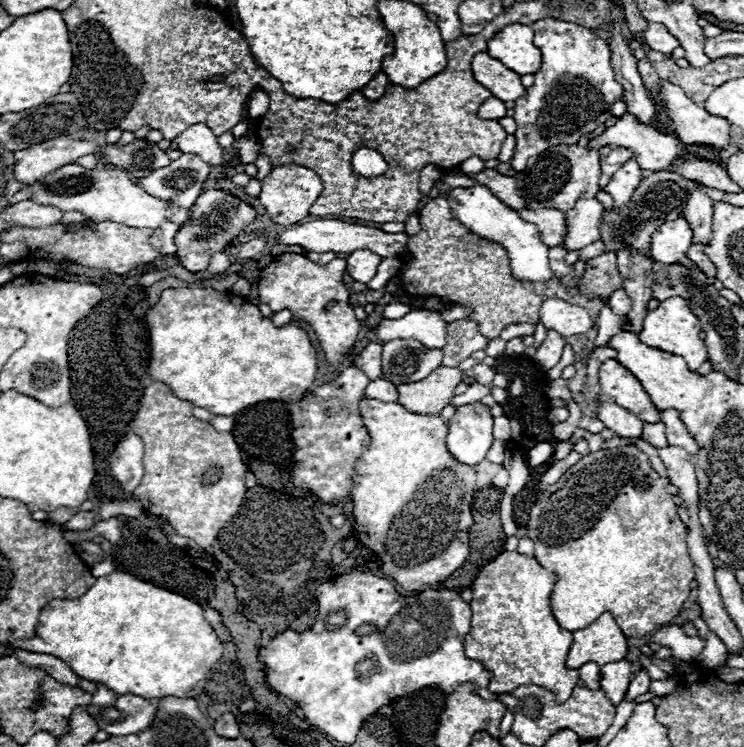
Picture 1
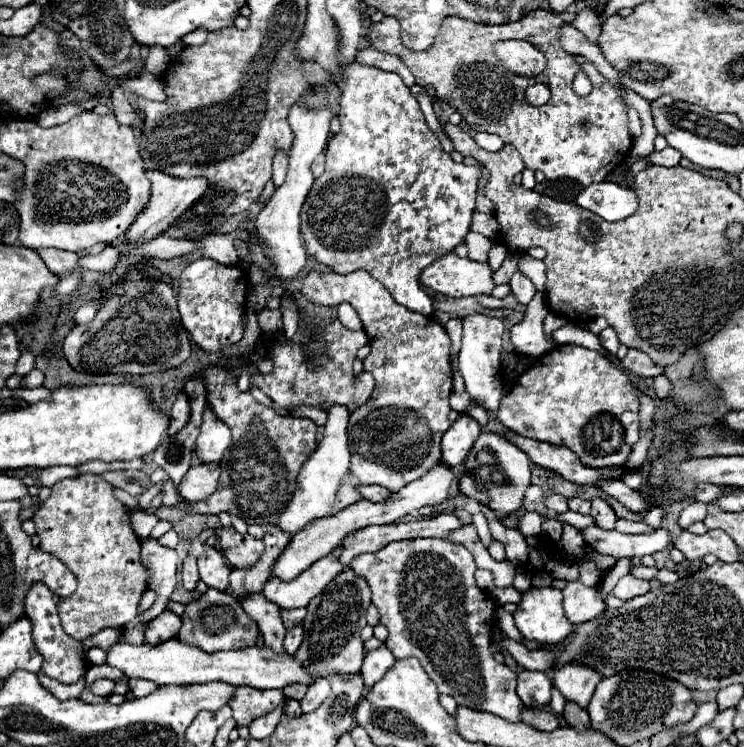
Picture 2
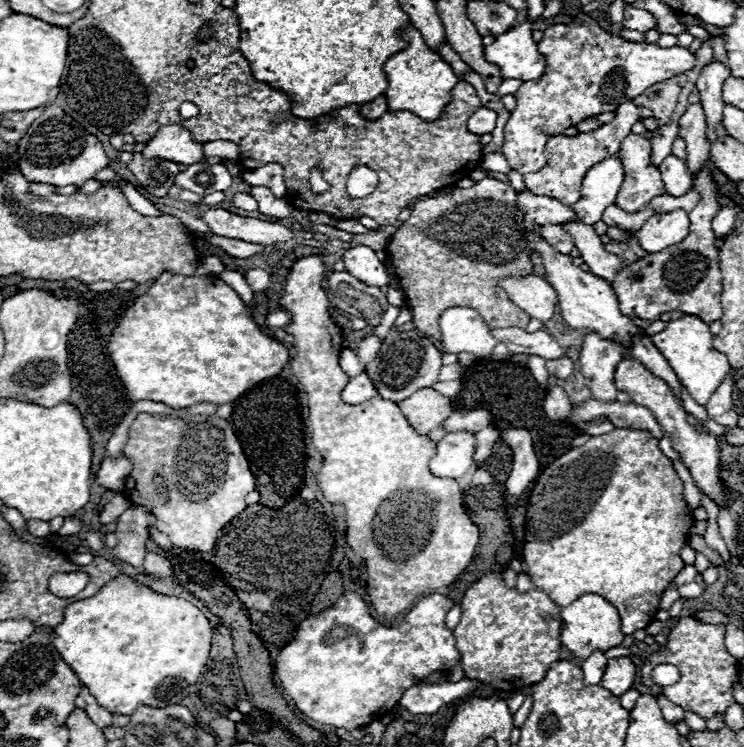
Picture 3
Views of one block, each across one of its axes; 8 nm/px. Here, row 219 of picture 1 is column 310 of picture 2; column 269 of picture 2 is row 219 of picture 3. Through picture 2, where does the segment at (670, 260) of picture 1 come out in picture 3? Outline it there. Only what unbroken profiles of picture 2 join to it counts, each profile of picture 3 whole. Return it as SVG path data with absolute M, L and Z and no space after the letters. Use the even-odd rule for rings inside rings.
M676 208L666 214L656 214L646 220L646 224L636 232L640 246L648 252L660 252L672 244L682 242L688 236L688 212Z

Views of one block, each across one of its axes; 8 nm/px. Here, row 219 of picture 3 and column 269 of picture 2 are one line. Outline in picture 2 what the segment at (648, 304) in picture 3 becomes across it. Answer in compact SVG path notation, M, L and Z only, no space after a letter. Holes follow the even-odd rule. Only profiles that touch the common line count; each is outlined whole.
M246 686L246 688L238 688L228 704L234 712L236 724L250 726L252 720L272 712L278 704L282 704L282 700L284 700L282 690L258 690Z

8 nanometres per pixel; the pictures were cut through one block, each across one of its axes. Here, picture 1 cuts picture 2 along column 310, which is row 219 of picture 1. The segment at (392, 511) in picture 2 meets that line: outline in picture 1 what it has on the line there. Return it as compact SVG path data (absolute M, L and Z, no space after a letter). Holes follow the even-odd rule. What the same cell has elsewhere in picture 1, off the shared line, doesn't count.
M522 208L522 210L518 210L518 214L522 220L536 224L536 228L540 232L540 240L548 248L562 244L562 240L564 240L564 212L556 212L556 210L548 210L548 208L540 208L540 210Z

